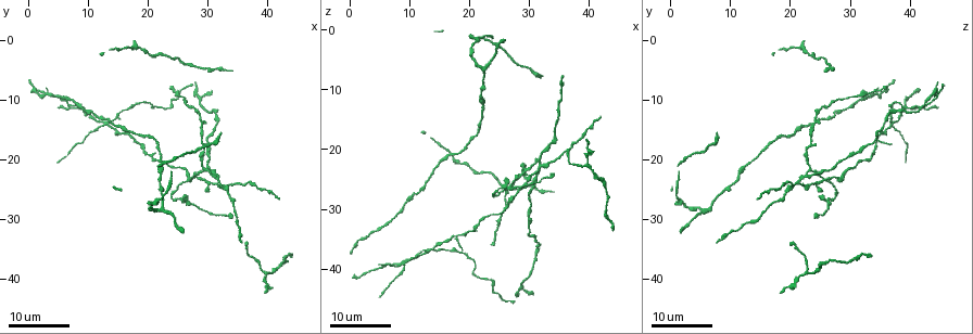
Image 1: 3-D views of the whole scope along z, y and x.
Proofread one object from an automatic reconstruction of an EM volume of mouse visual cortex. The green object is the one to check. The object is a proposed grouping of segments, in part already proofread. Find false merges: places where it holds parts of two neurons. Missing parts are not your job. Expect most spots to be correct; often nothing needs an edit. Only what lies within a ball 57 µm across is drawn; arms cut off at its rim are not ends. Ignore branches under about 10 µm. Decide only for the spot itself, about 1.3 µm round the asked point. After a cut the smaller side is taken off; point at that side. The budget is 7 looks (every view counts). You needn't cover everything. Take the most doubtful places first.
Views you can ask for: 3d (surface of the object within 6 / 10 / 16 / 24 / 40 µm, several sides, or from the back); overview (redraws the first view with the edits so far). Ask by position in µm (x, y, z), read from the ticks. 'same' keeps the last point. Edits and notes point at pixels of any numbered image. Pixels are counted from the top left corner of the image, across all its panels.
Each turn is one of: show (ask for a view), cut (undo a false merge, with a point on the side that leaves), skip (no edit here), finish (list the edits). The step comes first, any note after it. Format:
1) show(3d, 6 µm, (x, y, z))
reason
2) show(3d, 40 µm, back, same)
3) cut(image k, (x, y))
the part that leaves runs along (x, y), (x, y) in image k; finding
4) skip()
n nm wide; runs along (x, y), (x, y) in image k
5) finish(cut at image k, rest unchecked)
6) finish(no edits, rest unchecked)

show(3d, 16 µm, (13.5, 14.0, 37.0))
looks like a crossing

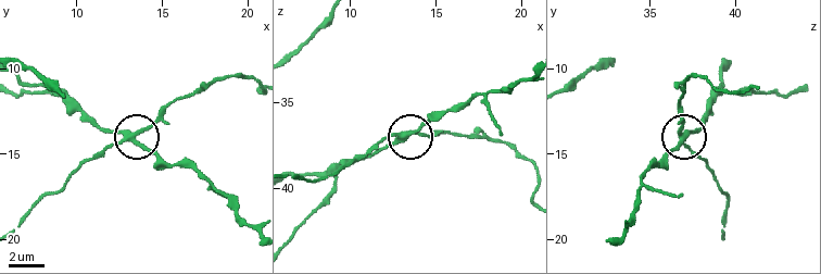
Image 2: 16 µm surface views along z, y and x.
show(3d, 10 µm, (13.4, 14.3, 36.8))

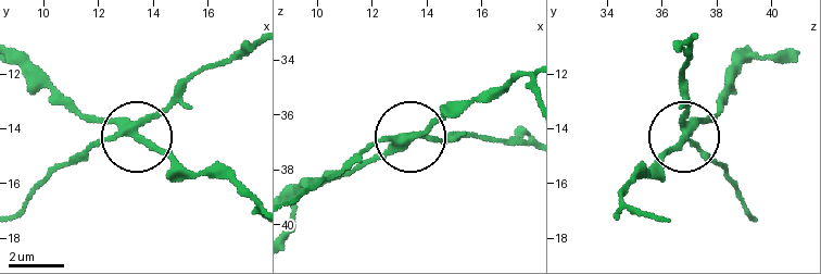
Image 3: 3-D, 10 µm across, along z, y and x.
cut(image 3, (90, 142))
270 nm wide; a second neuron is stuck on

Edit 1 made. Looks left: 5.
show(overview)

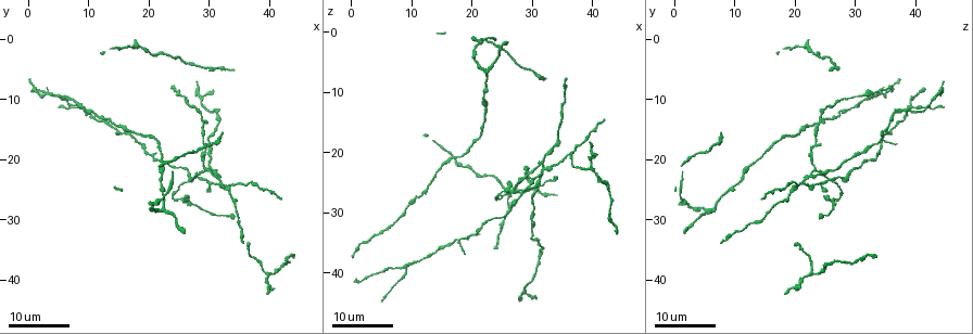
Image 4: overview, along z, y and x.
show(3d, 24 µm, (29.0, 21.5, 23.0))
three arms meet

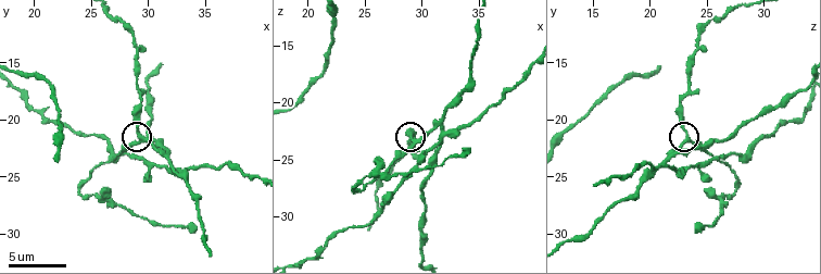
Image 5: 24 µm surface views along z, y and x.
show(3d, 10 µm, (29.4, 21.4, 23.4))
closer look

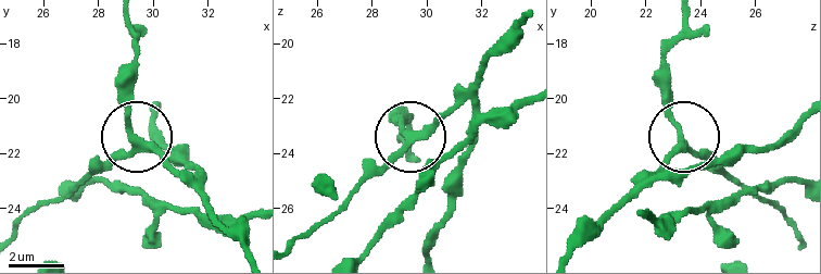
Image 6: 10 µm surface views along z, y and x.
skip()
side arm 41 µm; 3 arms; continuous, no second neuron

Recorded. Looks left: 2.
show(3d, 10 µm, (28.8, 14.4, 24.0))
two arms in line, one across

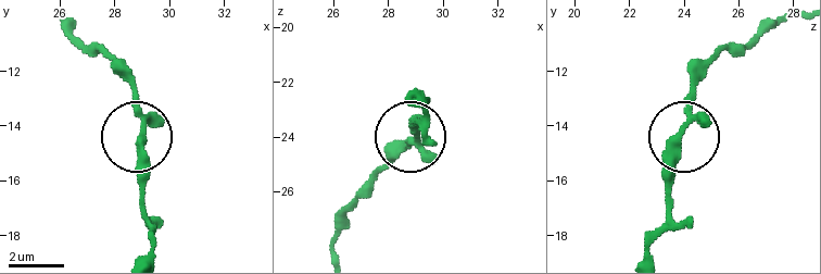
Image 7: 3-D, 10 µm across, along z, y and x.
show(3d, 6 µm, (29.0, 14.3, 23.7))

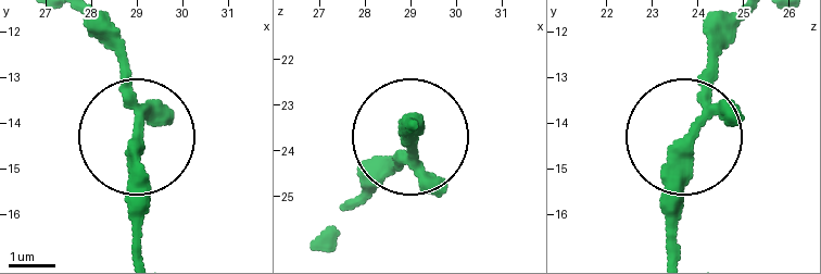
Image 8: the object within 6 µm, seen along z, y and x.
skip()
3 arms; runs along (139, 249), (139, 133), (120, 30) in image 8; continuous, no second neuron

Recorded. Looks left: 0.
finish(cut at image 3, rest unchecked)

